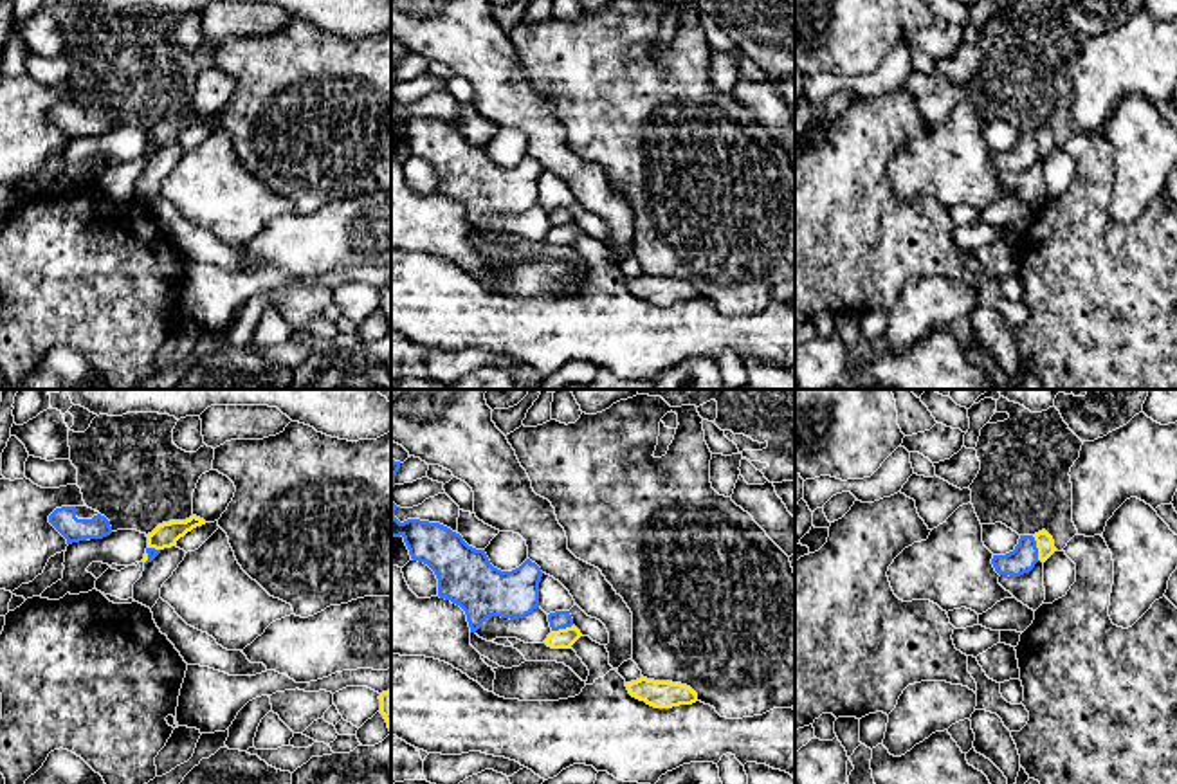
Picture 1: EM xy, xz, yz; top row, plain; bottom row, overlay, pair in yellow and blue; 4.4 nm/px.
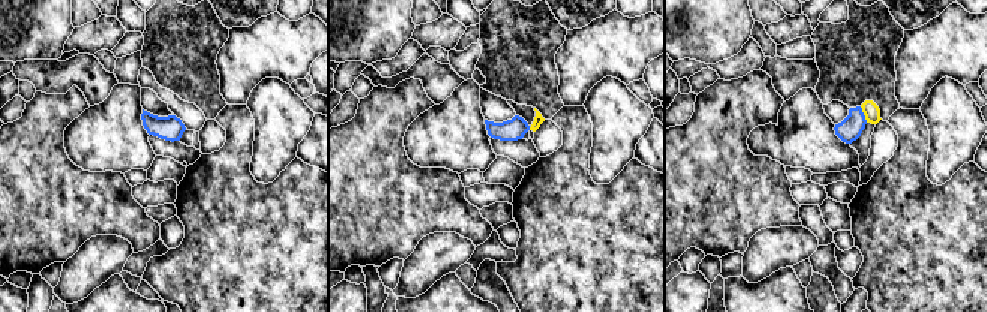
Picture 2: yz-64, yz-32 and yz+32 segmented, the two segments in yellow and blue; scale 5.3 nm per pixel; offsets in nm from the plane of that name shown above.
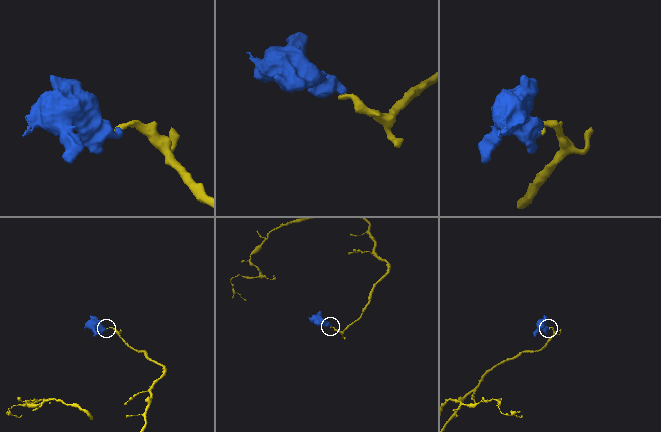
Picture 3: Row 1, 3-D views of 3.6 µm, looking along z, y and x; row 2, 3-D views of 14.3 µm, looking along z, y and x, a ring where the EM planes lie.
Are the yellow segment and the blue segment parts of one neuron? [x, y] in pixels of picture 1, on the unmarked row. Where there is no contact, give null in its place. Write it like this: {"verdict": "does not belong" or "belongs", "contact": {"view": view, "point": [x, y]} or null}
{"verdict": "does not belong", "contact": {"view": "yz", "point": [1037, 143]}}

